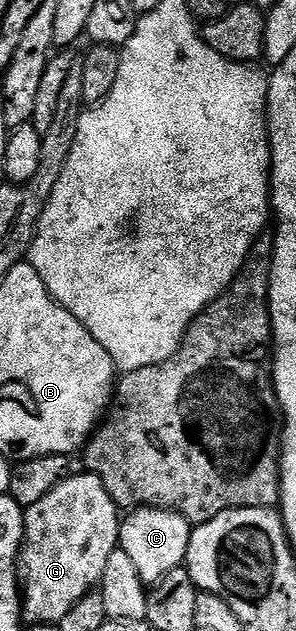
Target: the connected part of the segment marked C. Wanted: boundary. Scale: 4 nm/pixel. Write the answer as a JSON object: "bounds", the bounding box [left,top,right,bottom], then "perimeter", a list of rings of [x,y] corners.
{"bounds":[118,508,192,584],"perimeter":[[[136,508],[127,516],[118,529],[118,542],[124,554],[132,558],[143,584],[158,584],[169,572],[185,565],[192,531],[189,520],[166,508]]]}

